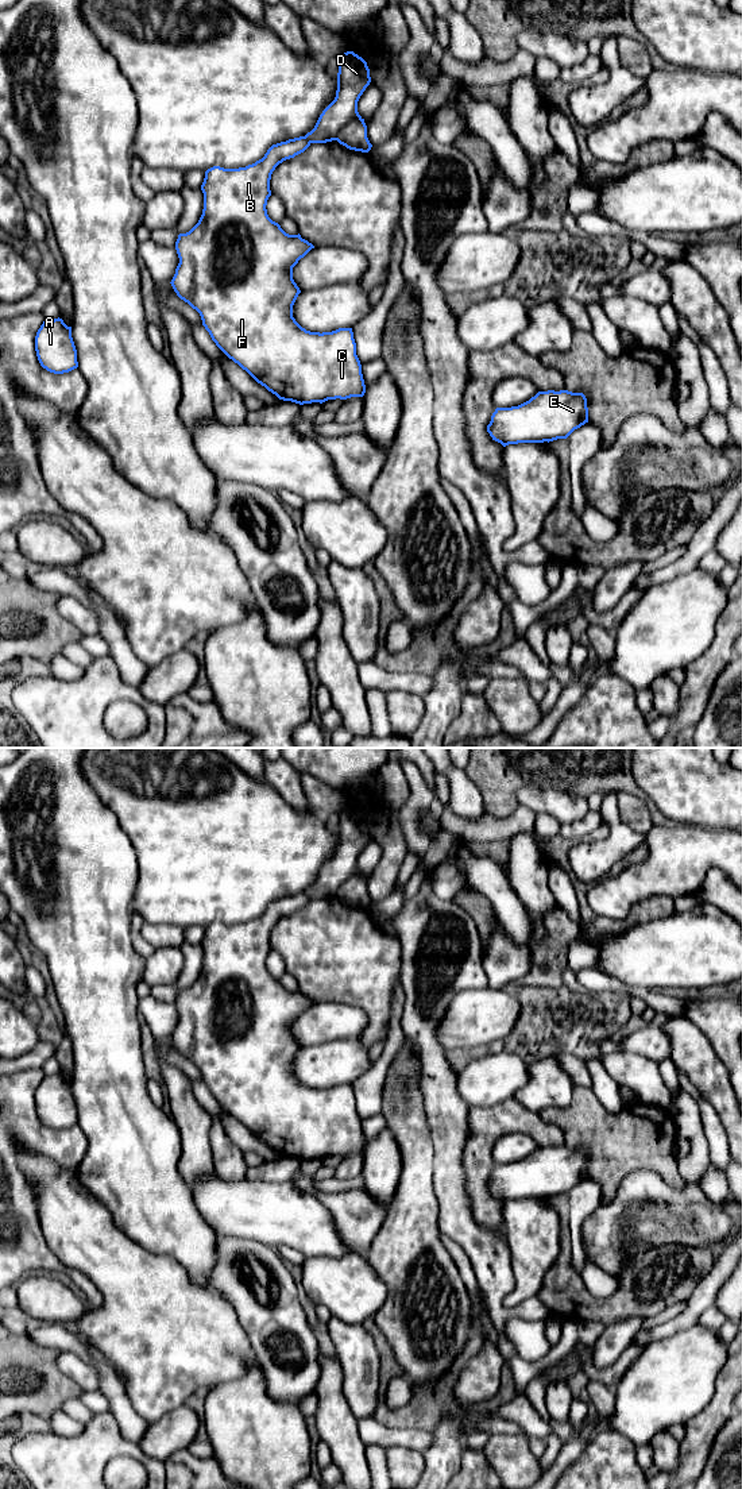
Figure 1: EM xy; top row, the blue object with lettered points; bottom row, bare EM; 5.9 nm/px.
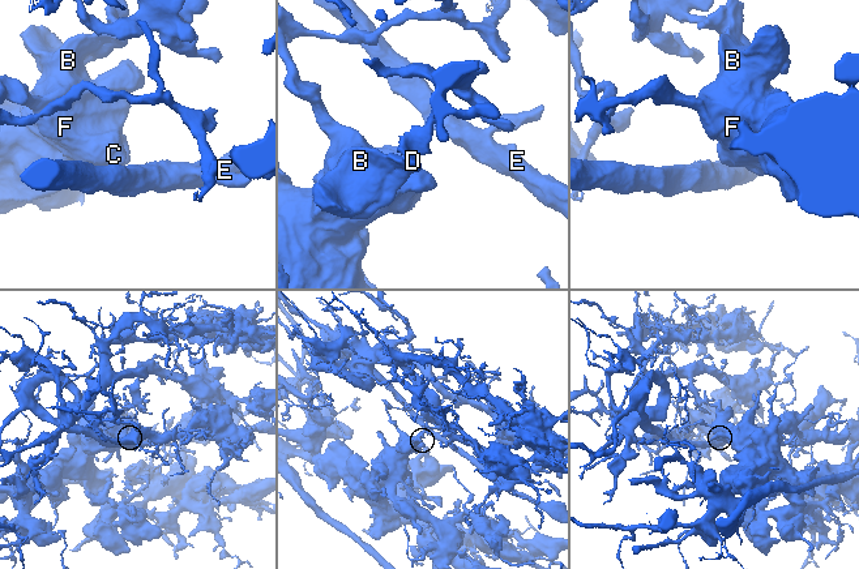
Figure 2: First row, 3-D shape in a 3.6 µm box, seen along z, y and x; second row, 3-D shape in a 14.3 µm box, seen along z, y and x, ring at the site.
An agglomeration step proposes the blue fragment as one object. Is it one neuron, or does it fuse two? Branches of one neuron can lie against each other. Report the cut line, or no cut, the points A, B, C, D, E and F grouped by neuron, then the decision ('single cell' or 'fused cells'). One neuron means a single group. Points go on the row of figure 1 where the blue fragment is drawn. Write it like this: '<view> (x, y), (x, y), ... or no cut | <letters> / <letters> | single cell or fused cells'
xy (304, 137), (310, 142) | A B C F / D E | fused cells

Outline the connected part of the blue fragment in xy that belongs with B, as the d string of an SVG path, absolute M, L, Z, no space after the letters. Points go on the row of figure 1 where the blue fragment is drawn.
M305 136L273 144L264 157L252 165L239 169L213 166L205 171L201 185L204 209L198 223L186 234L179 234L175 250L179 263L171 279L177 296L196 309L202 325L216 346L258 383L279 400L299 405L363 397L366 385L362 364L356 355L352 328L332 332L310 332L293 317L293 305L301 293L293 279L293 267L314 246L301 235L289 235L267 215L267 200L271 196L270 180L275 167L294 158L310 146Z

